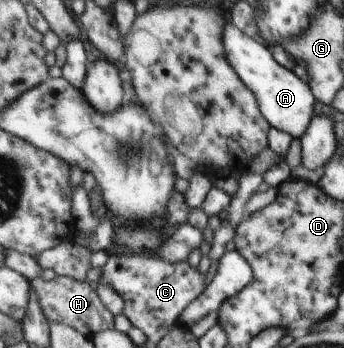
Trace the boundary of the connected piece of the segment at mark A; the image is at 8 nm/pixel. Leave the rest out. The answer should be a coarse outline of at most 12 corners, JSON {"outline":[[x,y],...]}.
{"outline":[[225,21],[229,61],[271,126],[301,139],[315,114],[308,83]]}

